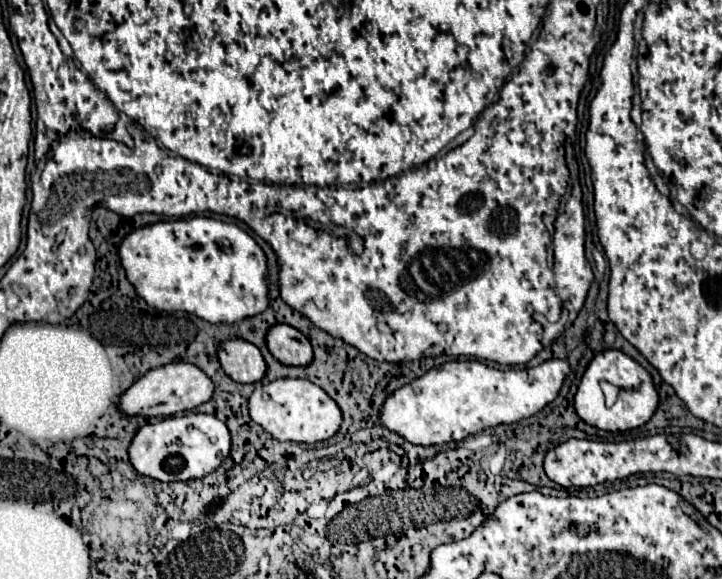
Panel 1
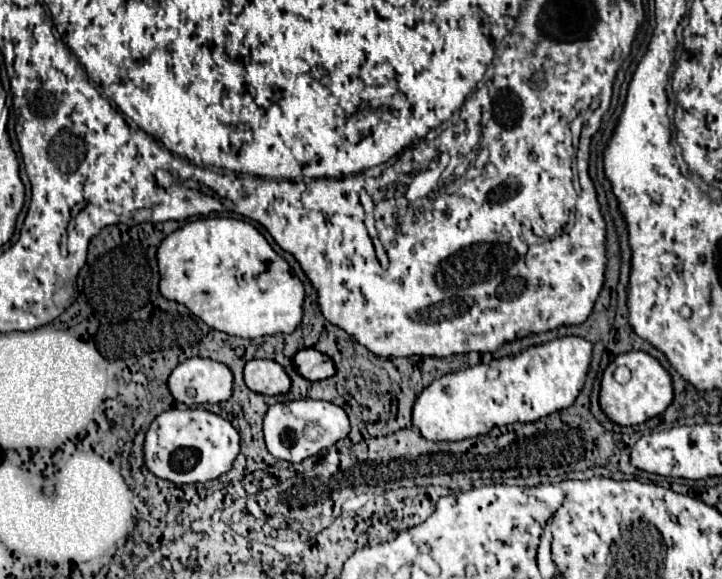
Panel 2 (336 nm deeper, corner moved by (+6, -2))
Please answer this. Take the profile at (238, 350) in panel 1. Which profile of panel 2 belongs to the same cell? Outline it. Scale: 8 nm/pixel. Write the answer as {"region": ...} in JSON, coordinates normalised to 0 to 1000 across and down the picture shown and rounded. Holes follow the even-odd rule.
{"region":[[[346,622],[338,632],[338,660],[357,680],[396,680],[402,674],[402,653],[393,636],[380,622]]]}

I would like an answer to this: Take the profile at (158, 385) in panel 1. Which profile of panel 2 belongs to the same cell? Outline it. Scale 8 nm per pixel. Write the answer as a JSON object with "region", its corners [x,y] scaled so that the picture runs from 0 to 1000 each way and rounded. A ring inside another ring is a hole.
{"region":[[[263,618],[241,636],[233,670],[241,691],[258,701],[302,698],[321,684],[321,642],[291,618]]]}

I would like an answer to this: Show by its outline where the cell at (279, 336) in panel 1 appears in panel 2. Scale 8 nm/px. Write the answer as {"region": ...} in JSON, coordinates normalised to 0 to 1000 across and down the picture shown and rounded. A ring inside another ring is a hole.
{"region":[[[421,601],[421,604],[413,604],[407,611],[407,622],[404,622],[410,642],[424,653],[424,656],[449,656],[449,653],[457,653],[463,646],[463,629],[460,622],[435,604],[435,601]]]}

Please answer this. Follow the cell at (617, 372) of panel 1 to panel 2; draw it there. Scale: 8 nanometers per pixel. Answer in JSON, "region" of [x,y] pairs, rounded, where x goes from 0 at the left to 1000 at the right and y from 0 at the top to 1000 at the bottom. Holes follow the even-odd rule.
{"region":[[[867,608],[853,615],[842,636],[834,646],[834,660],[831,660],[831,705],[834,712],[842,718],[845,729],[859,732],[859,736],[878,736],[878,732],[889,732],[911,715],[917,715],[928,694],[931,694],[931,656],[925,649],[925,642],[914,632],[914,625],[909,618],[903,618],[895,608]],[[856,632],[870,632],[875,642],[875,653],[867,663],[856,663],[850,656],[850,639]]]}

